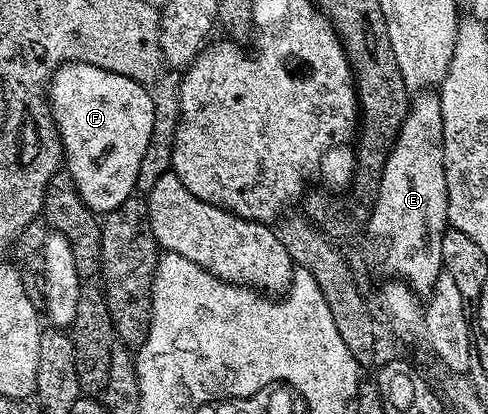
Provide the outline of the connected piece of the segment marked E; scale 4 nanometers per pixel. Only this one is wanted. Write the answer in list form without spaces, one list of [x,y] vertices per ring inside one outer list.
[[[420,91],[411,98],[402,131],[382,171],[376,206],[366,226],[366,238],[372,250],[364,261],[384,279],[403,279],[413,293],[428,295],[444,268],[442,235],[447,228],[442,103],[439,92]]]

